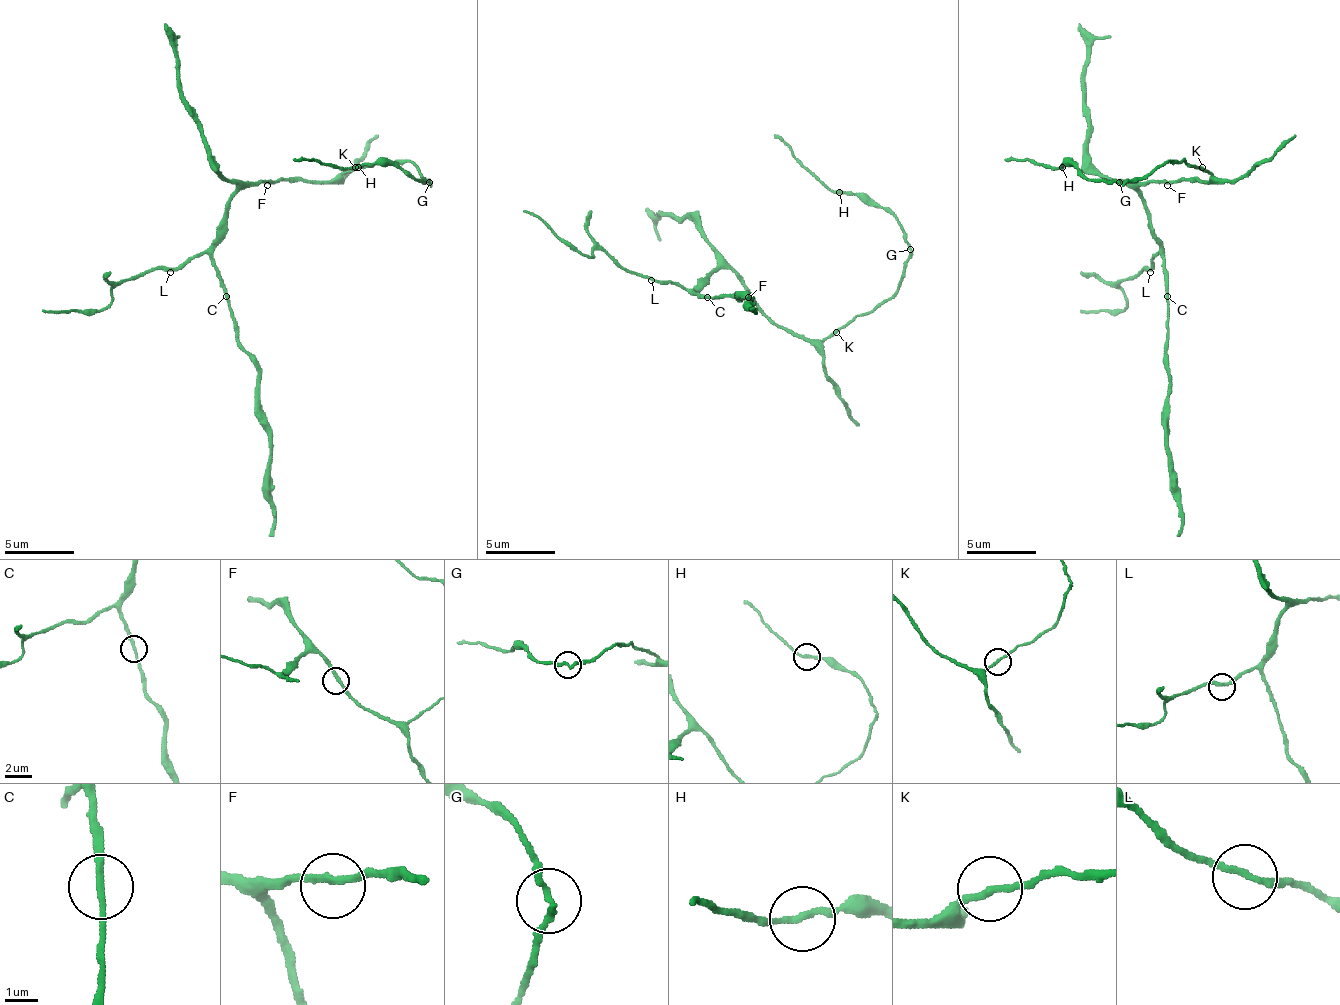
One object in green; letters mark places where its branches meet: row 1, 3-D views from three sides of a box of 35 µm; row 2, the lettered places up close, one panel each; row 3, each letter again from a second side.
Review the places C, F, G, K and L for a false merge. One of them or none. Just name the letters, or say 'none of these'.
G

